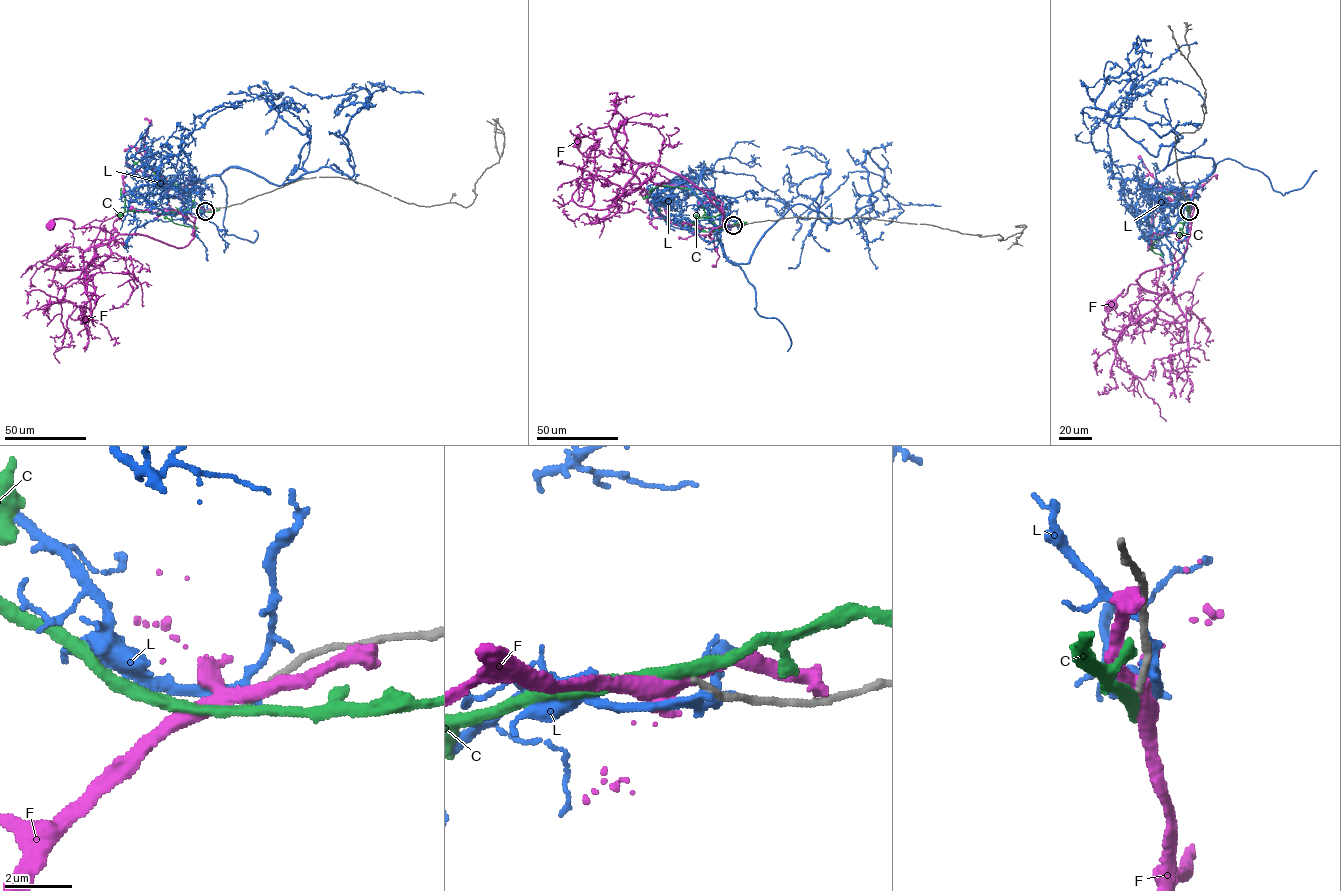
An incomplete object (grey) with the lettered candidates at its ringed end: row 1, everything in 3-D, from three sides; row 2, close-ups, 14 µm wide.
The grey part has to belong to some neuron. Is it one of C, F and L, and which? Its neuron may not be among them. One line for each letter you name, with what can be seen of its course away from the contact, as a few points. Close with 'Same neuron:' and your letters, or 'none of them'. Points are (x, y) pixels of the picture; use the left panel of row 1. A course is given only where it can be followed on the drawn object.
Same neuron: none of them

